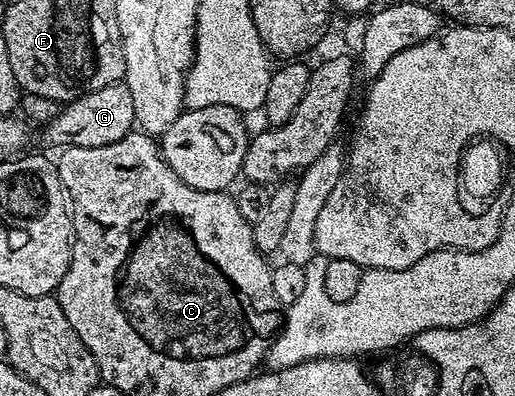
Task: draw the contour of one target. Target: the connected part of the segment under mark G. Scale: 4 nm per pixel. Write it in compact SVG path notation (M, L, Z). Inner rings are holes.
M125 82L109 84L100 90L92 90L80 98L63 103L62 108L46 124L46 140L57 146L91 148L108 146L108 142L120 142L135 127L132 110L132 94L128 94Z

